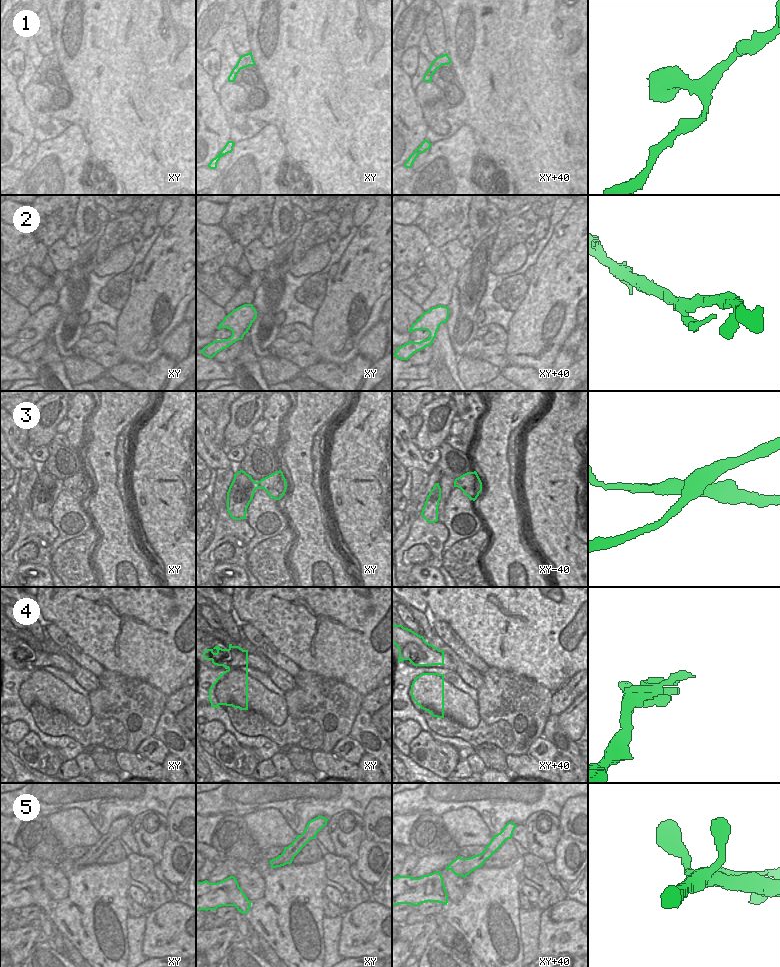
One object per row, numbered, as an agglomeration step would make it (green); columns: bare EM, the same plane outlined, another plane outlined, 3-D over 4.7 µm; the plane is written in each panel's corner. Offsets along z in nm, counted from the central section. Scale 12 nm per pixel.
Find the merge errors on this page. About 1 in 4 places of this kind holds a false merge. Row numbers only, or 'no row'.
3, 4

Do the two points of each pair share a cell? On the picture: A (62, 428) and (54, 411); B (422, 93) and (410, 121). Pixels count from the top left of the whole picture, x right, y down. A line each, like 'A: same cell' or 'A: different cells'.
A: different cells
B: different cells

